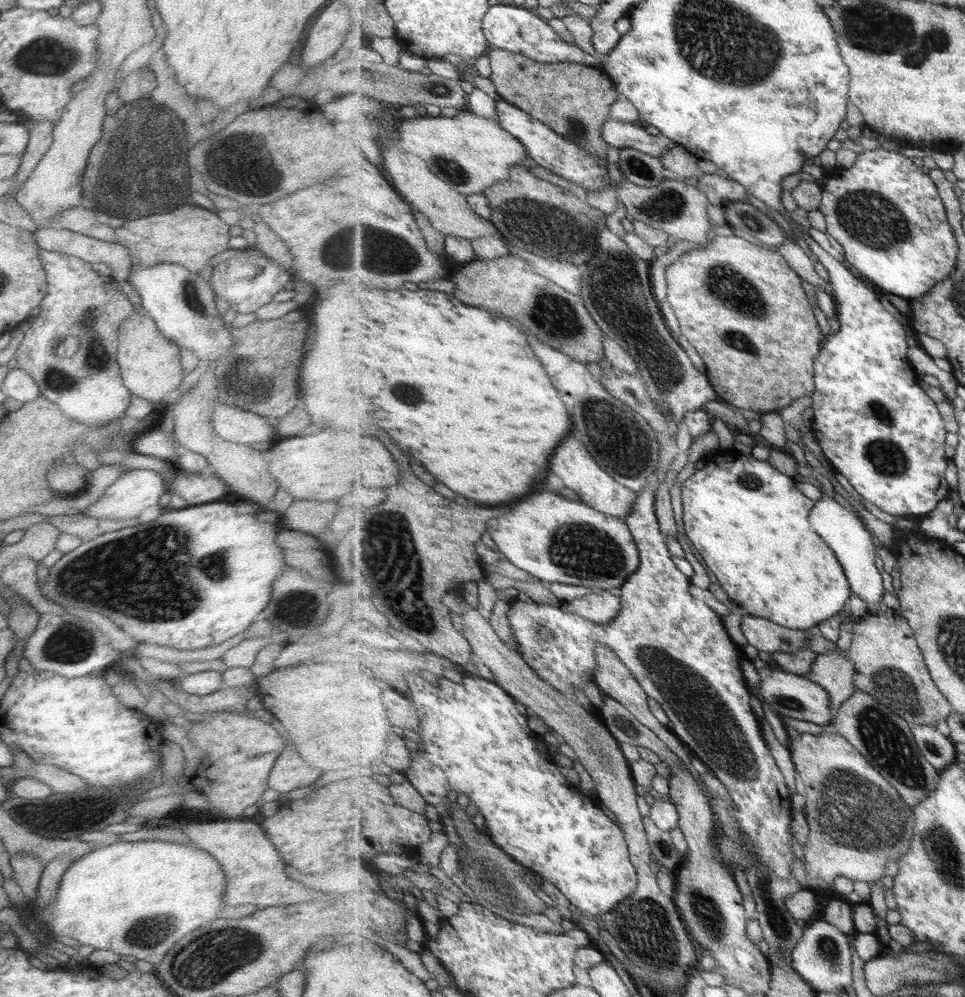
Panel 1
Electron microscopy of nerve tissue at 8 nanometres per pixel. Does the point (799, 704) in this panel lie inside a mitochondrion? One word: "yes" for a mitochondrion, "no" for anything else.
yes

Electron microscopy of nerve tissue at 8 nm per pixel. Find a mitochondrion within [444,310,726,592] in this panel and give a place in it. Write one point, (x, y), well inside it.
(622, 447)

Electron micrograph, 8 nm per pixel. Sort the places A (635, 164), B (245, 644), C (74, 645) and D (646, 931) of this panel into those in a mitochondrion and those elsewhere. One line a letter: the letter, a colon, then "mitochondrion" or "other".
A: mitochondrion
B: other
C: mitochondrion
D: mitochondrion

